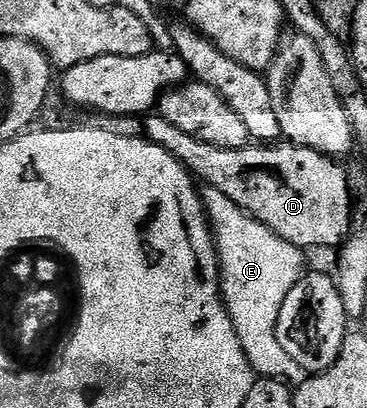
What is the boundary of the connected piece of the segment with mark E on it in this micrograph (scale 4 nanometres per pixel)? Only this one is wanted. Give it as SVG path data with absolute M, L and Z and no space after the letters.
M205 188L202 200L212 235L216 238L216 251L220 254L220 293L238 331L246 359L260 377L283 379L293 387L300 386L306 380L304 369L294 363L286 351L282 351L276 328L282 303L286 303L286 295L294 291L296 284L305 275L305 250L274 235L270 227L258 223L258 219L242 211L238 203L226 199L222 191Z

